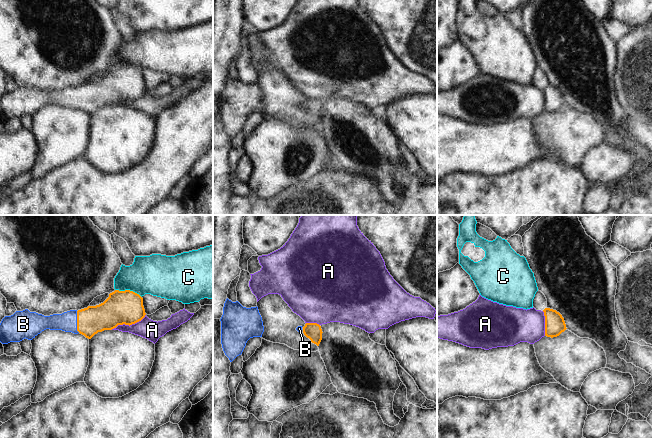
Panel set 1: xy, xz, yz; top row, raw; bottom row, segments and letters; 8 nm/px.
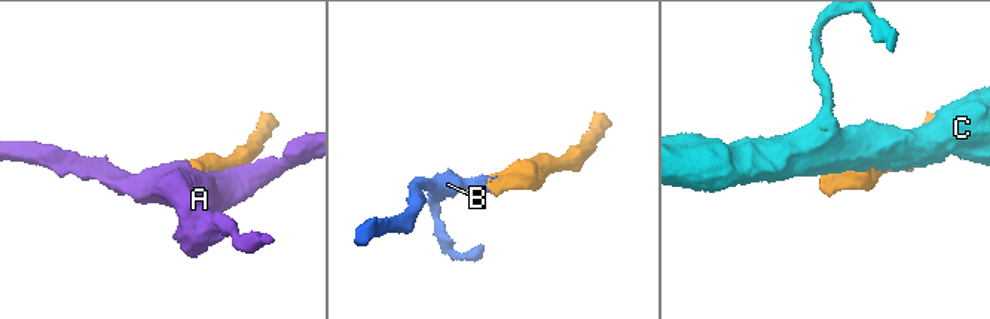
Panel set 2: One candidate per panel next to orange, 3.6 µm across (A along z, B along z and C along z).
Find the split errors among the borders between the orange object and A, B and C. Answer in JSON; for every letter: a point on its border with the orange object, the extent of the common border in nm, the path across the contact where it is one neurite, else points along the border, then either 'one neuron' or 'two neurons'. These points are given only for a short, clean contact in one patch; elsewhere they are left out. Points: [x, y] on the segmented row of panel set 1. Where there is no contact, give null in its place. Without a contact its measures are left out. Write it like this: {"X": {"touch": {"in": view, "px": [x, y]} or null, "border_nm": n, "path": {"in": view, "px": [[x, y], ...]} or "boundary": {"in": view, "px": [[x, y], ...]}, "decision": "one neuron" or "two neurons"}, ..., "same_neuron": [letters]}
{"A": {"touch": {"in": "xy", "px": [128, 324]}, "border_nm": 300, "decision": "two neurons"}, "B": {"touch": {"in": "xy", "px": [77, 322]}, "border_nm": 180, "path": {"in": "xy", "px": [[106, 316], [77, 322], [67, 321]]}, "decision": "one neuron"}, "C": {"touch": {"in": "xy", "px": [128, 290]}, "border_nm": 220, "boundary": {"in": "xy", "px": [[115, 289], [132, 290], [141, 297]]}, "decision": "two neurons"}, "same_neuron": ["B"]}

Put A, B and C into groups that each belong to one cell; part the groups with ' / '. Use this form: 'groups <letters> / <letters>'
groups A / B / C

